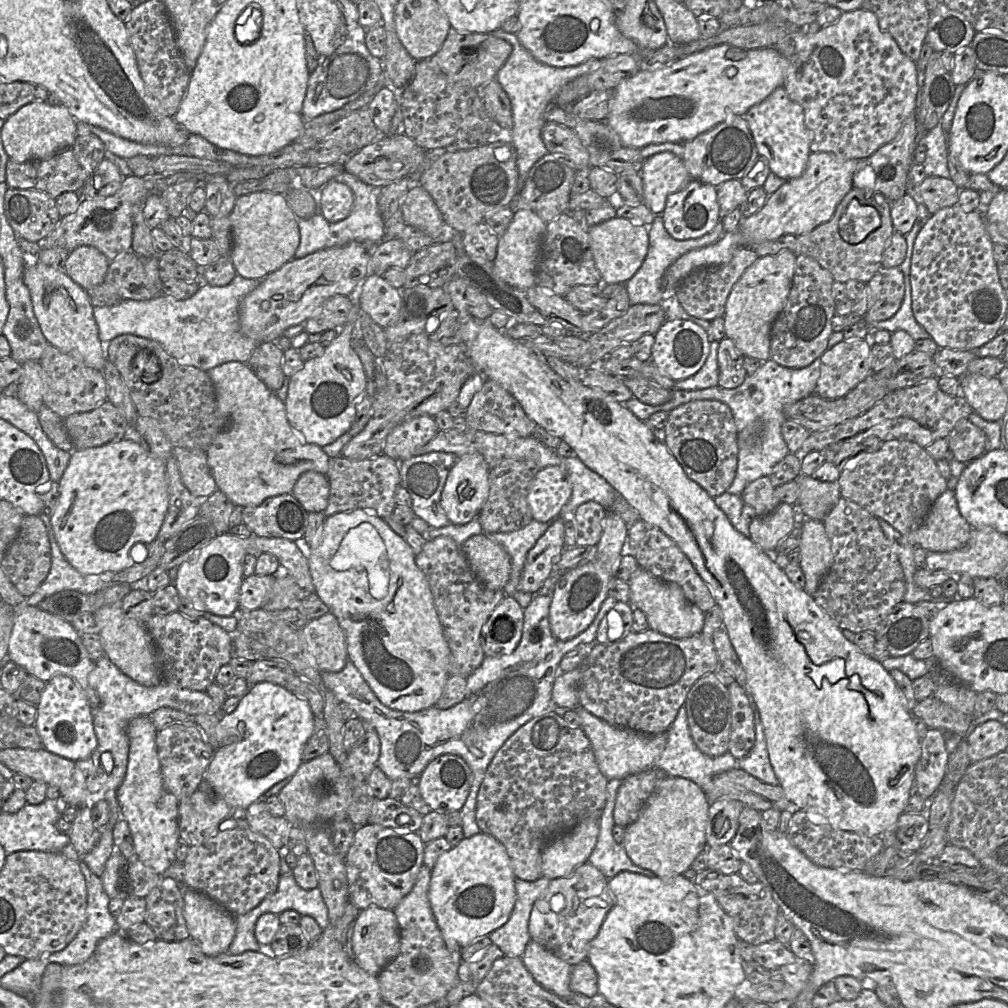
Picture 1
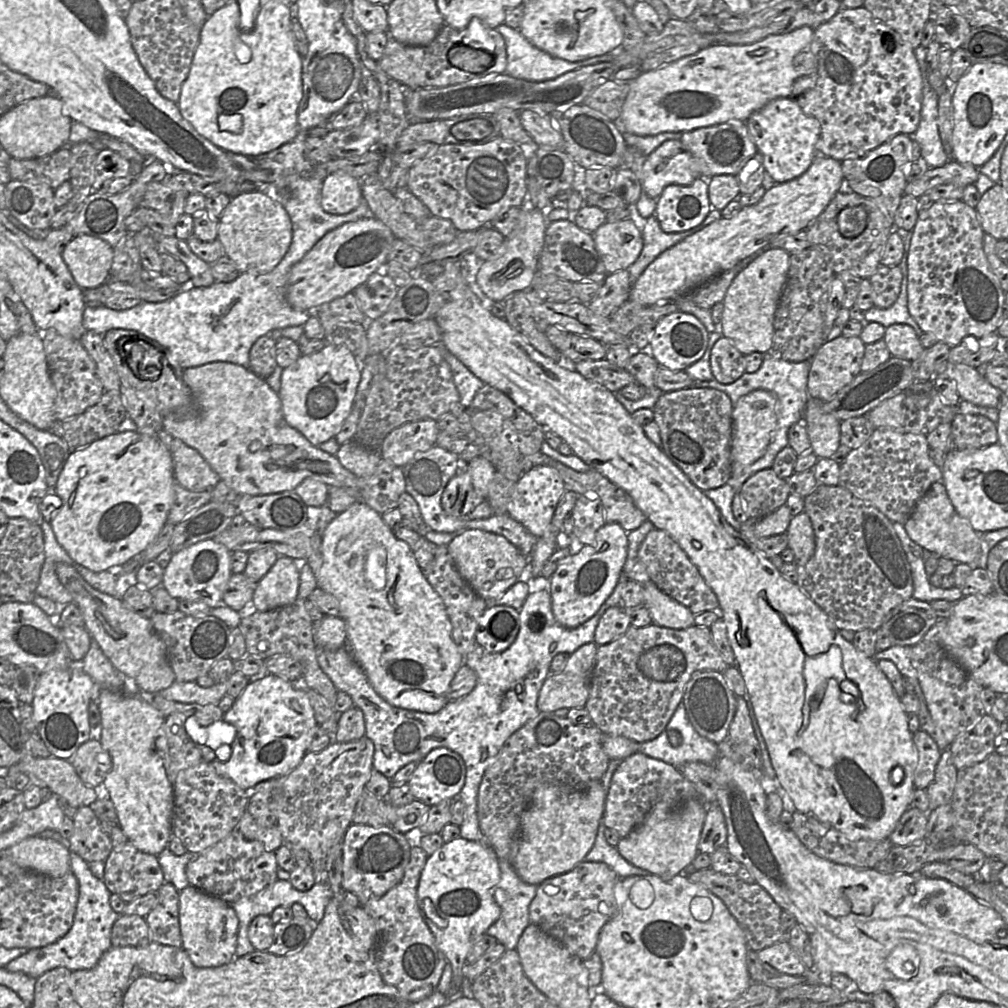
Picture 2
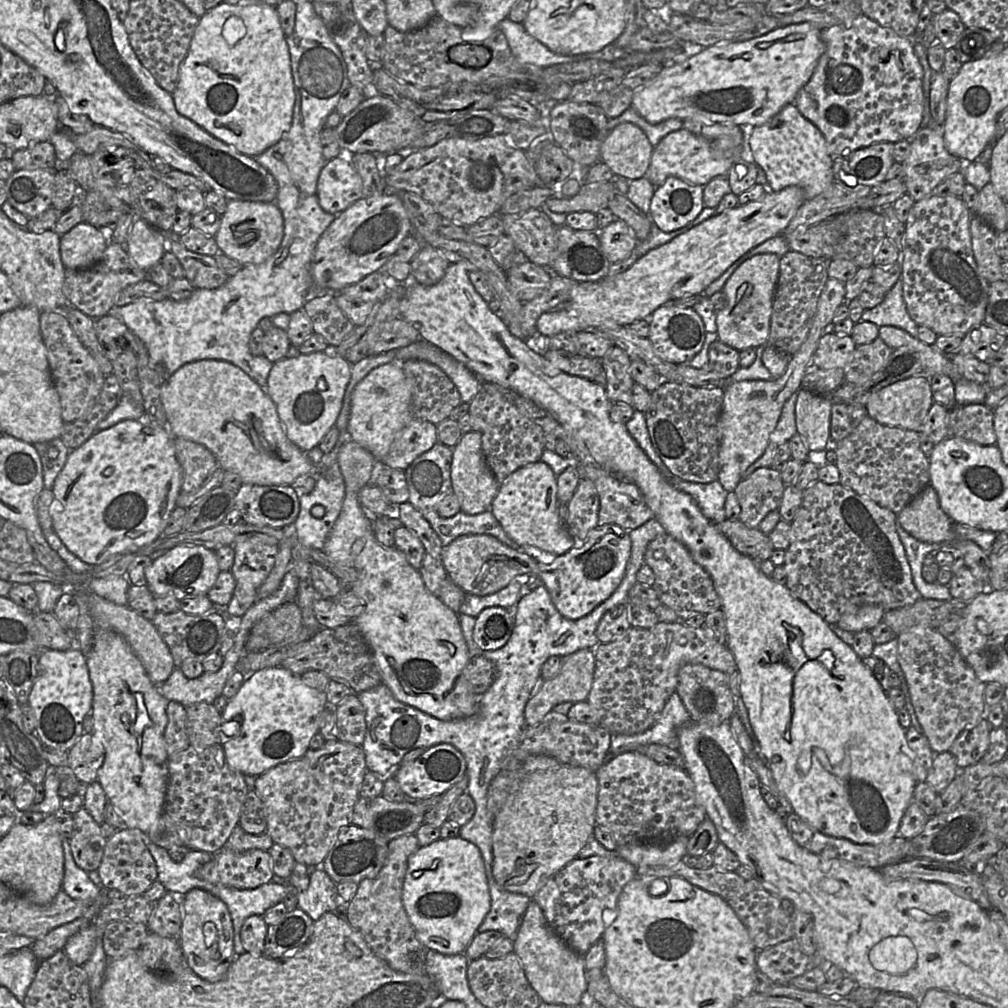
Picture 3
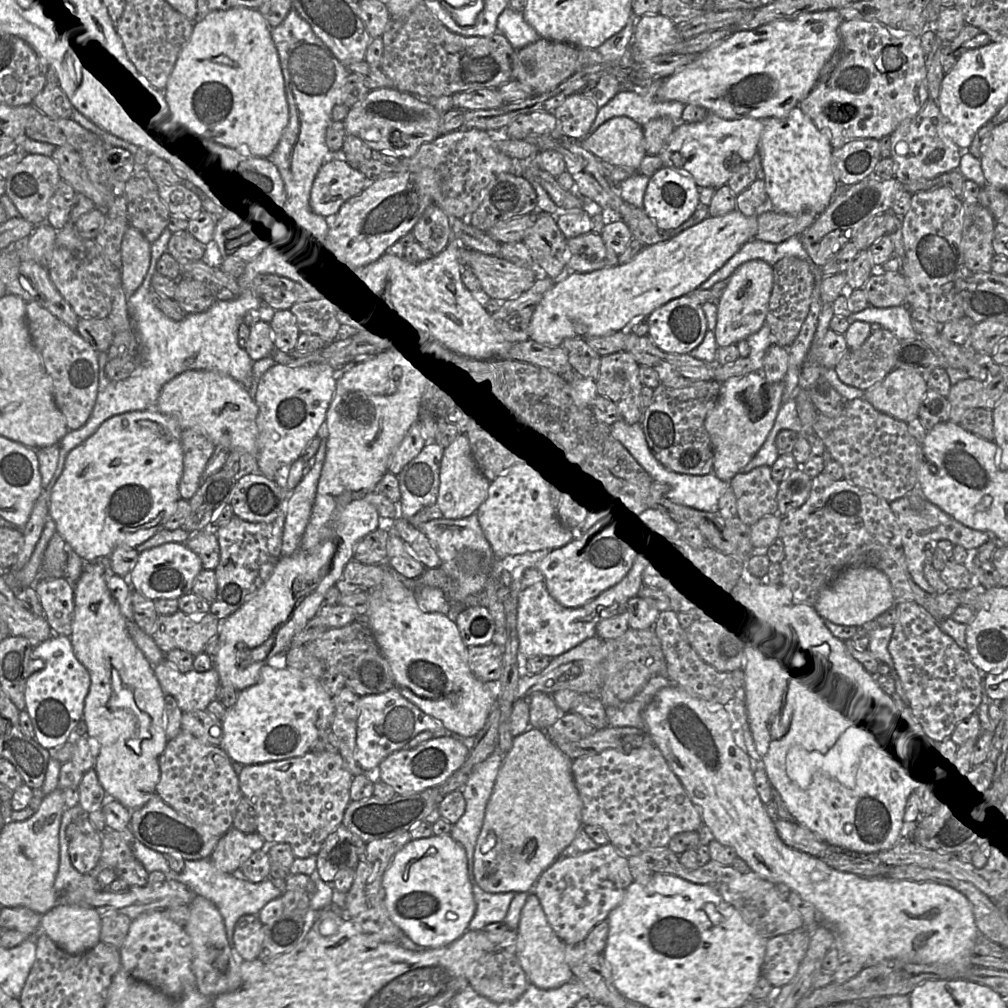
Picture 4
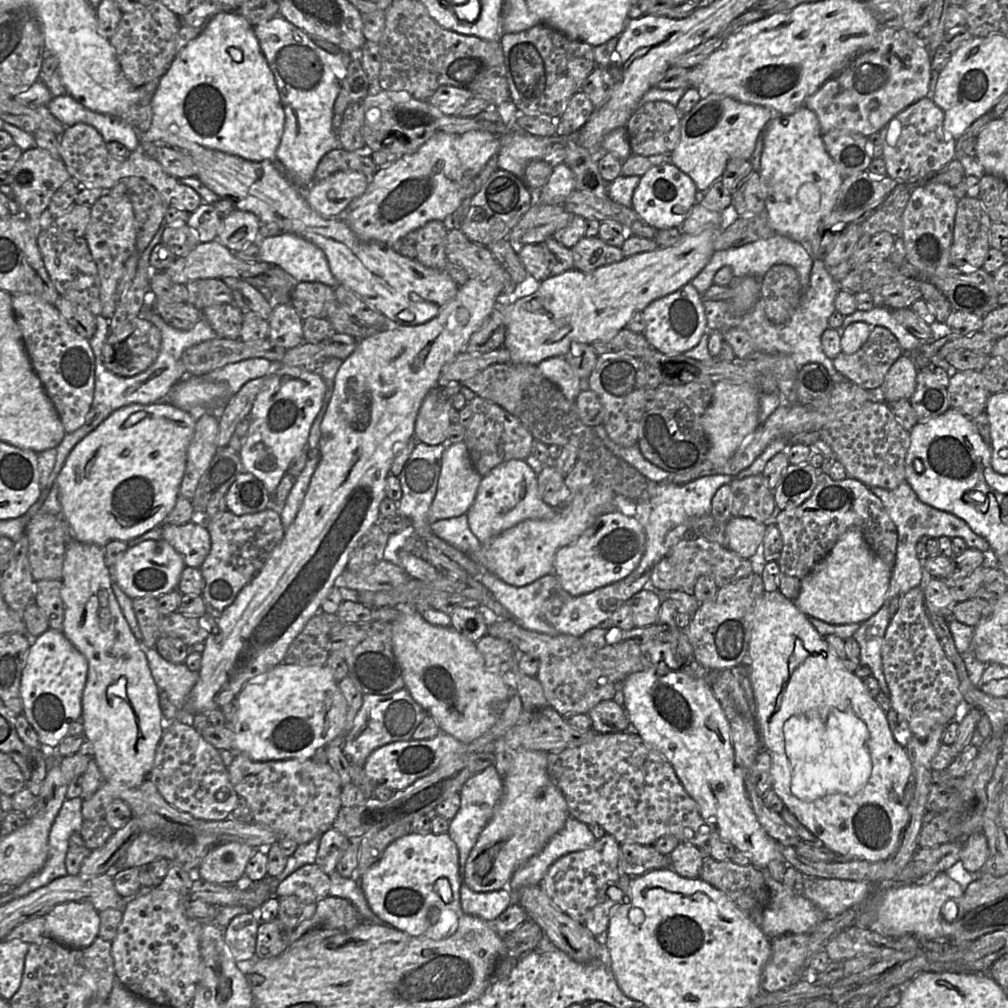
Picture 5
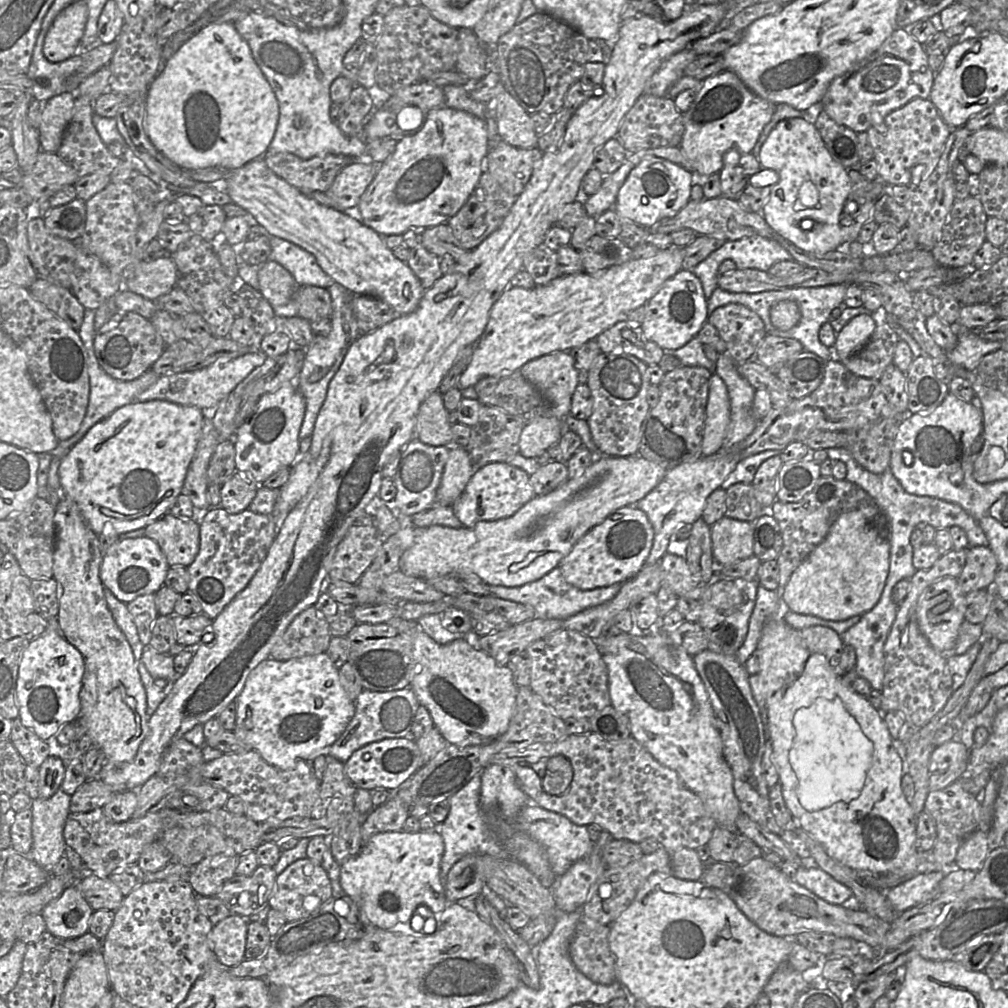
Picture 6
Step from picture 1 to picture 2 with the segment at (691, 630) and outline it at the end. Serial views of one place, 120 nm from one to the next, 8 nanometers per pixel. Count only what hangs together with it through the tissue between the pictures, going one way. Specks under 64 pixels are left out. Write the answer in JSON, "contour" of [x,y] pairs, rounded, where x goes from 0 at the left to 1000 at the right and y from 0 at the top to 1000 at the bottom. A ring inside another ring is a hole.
{"contour":[[[646,575],[638,582],[639,601],[643,604],[648,619],[667,624],[680,624],[688,620],[689,610],[657,587]]]}

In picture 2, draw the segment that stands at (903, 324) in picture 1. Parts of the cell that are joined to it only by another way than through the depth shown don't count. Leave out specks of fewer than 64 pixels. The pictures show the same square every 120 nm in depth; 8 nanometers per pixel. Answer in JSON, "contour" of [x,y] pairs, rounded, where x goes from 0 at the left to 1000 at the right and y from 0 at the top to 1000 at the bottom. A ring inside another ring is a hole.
{"contour":[[[893,228],[893,232],[897,240],[897,249],[895,257],[892,261],[892,266],[895,271],[894,287],[888,301],[879,307],[873,307],[866,304],[858,309],[856,313],[858,319],[869,319],[876,322],[878,325],[885,321],[900,321],[904,323],[909,332],[914,332],[916,327],[912,324],[909,318],[905,315],[900,305],[900,283],[901,283],[901,268],[900,255],[903,246],[905,229]]]}

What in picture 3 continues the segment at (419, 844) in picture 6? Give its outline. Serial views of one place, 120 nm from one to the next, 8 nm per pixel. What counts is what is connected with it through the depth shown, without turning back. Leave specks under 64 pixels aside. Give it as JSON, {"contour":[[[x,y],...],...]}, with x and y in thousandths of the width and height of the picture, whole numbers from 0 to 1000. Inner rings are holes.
{"contour":[[[455,829],[416,840],[405,853],[399,894],[420,938],[438,946],[459,945],[487,900],[476,843]]]}

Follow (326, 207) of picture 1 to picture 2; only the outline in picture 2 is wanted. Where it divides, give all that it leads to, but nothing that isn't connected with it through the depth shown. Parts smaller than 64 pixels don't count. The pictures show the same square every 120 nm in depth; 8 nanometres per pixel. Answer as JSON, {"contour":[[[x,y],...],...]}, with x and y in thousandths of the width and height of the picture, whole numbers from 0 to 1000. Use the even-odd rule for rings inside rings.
{"contour":[[[332,171],[320,179],[318,204],[324,211],[344,212],[355,205],[359,195],[356,179],[345,172]]]}

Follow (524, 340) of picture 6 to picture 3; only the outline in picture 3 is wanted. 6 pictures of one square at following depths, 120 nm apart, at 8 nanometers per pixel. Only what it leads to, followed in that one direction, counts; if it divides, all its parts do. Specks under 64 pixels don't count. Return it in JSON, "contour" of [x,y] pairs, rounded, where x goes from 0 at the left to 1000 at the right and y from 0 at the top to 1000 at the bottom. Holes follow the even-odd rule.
{"contour":[[[791,185],[760,191],[752,198],[710,212],[666,239],[649,246],[632,257],[621,269],[591,280],[576,280],[567,288],[565,298],[554,302],[545,310],[539,311],[533,320],[533,330],[546,335],[557,329],[574,330],[592,325],[623,324],[625,321],[642,317],[655,304],[667,301],[671,297],[697,289],[715,274],[729,259],[746,246],[760,238],[776,233],[792,206],[799,199],[798,191]]]}

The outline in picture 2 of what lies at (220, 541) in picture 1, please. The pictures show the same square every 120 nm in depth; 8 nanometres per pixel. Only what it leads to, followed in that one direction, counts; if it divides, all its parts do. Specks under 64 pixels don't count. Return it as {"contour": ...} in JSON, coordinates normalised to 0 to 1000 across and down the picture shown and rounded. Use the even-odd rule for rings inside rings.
{"contour":[[[210,535],[180,546],[170,552],[160,581],[176,595],[201,597],[208,603],[223,601],[221,589],[230,570],[229,549],[224,542]]]}

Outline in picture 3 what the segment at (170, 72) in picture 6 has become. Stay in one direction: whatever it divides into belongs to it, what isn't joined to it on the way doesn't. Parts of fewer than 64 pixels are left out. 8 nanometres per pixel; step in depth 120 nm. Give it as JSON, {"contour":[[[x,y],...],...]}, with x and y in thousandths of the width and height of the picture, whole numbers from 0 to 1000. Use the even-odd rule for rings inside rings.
{"contour":[[[219,3],[211,9],[204,11],[197,19],[193,28],[186,55],[179,64],[176,85],[170,93],[176,111],[195,123],[214,138],[232,146],[242,154],[254,156],[263,151],[266,147],[274,143],[279,138],[280,134],[285,132],[290,125],[294,94],[289,68],[288,52],[284,37],[279,27],[274,8],[271,5],[234,5]]]}

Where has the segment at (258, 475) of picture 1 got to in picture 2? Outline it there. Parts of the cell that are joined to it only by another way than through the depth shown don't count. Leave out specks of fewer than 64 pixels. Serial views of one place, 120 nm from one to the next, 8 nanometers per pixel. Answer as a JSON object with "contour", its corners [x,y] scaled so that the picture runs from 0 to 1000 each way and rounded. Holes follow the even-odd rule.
{"contour":[[[214,358],[182,367],[182,378],[192,394],[193,408],[184,413],[164,411],[162,425],[172,434],[194,445],[228,484],[237,491],[258,492],[292,486],[304,474],[324,482],[355,486],[356,474],[342,465],[333,452],[311,442],[282,416],[279,397],[260,376],[237,361]]]}

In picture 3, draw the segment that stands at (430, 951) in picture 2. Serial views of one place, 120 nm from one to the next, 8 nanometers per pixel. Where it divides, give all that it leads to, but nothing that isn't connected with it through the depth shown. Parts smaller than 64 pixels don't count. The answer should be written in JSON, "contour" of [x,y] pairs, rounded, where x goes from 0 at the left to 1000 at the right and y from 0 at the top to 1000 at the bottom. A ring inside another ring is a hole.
{"contour":[[[412,827],[386,834],[384,851],[376,867],[356,875],[344,902],[345,915],[360,929],[370,944],[392,963],[407,966],[423,966],[423,944],[426,941],[414,932],[399,894],[405,853],[416,840]]]}

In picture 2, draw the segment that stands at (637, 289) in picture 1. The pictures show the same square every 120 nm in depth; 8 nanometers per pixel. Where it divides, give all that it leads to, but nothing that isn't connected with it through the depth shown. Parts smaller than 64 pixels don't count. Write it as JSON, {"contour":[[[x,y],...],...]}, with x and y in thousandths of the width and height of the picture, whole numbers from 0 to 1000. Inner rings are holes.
{"contour":[[[705,207],[694,223],[685,228],[672,231],[660,231],[655,226],[652,216],[648,213],[640,217],[637,228],[637,249],[632,258],[622,267],[624,270],[625,282],[627,283],[642,264],[660,248],[714,216],[716,216],[715,210],[710,207]]]}

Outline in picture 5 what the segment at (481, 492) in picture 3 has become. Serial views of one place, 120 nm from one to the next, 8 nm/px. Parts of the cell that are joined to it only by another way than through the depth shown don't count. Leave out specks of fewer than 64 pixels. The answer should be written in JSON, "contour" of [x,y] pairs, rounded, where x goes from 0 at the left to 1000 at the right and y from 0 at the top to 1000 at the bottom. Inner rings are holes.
{"contour":[[[461,438],[443,441],[438,451],[438,461],[433,491],[424,509],[428,521],[438,515],[454,513],[463,509],[468,501],[478,472],[470,464]]]}

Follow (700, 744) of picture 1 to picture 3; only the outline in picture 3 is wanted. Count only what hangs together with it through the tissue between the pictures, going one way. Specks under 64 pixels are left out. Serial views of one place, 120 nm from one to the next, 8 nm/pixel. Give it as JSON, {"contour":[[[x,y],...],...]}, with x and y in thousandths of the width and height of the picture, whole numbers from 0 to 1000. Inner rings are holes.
{"contour":[[[679,659],[673,667],[671,687],[687,716],[711,720],[723,716],[729,707],[729,693],[723,683],[722,669],[696,659]]]}

